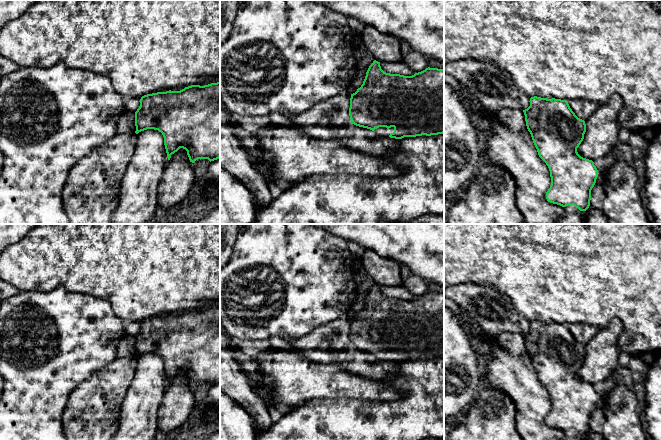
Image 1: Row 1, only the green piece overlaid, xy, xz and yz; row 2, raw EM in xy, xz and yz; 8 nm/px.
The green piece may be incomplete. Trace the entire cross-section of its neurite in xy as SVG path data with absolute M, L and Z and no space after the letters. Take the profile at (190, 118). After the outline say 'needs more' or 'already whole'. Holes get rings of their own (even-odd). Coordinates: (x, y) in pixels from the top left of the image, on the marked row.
M220 82L147 94L139 102L140 106L135 112L135 133L147 129L161 132L168 160L180 148L187 151L192 163L198 159L211 162L220 158Z; already whole

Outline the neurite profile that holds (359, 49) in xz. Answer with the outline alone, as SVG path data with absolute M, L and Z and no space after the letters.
M354 39L352 42L352 48L356 62L356 74L352 83L349 85L347 89L350 94L355 93L357 89L360 88L361 85L363 84L365 76L360 74L361 70L360 62L363 58L370 56L361 39Z

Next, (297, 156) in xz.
M279 126L276 137L259 134L259 149L273 157L271 174L296 183L311 176L357 175L393 177L401 169L382 156L363 153L335 140L309 136L300 129Z

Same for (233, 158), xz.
M220 97L220 166L243 183L254 195L255 213L270 203L271 193L264 177L253 167L246 150L240 146L233 131L237 125L225 120L232 115Z

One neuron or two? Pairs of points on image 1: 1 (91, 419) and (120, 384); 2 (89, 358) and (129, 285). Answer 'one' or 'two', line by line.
1: one
2: two

